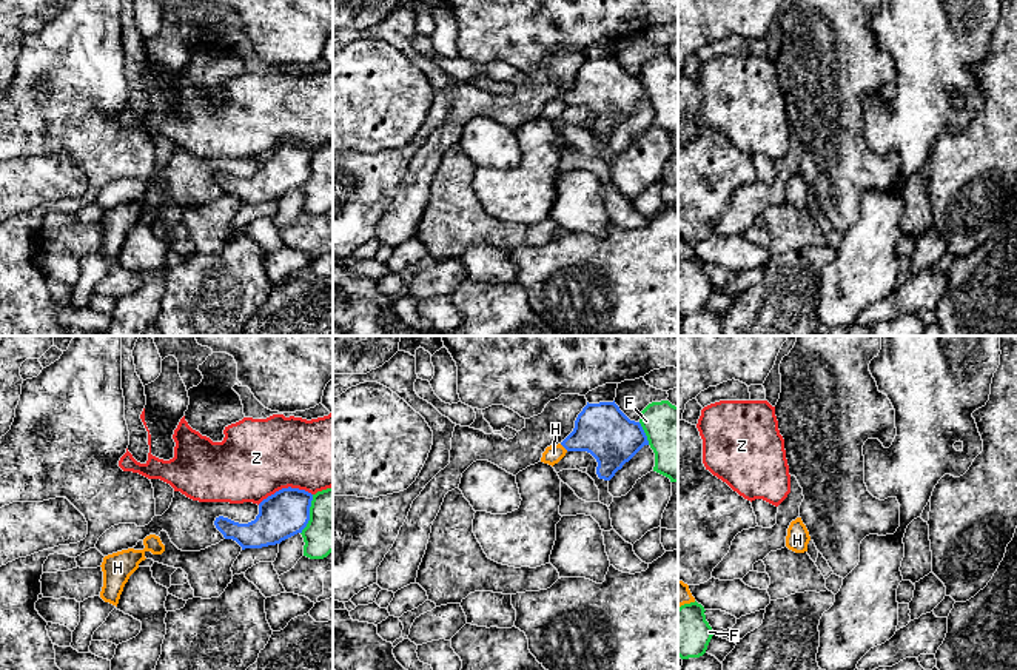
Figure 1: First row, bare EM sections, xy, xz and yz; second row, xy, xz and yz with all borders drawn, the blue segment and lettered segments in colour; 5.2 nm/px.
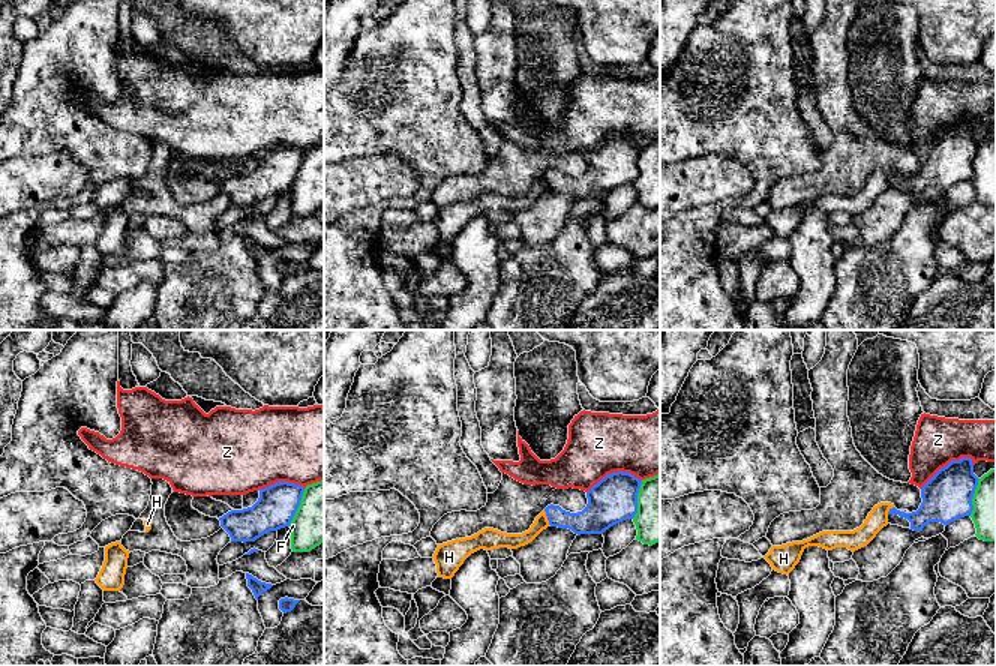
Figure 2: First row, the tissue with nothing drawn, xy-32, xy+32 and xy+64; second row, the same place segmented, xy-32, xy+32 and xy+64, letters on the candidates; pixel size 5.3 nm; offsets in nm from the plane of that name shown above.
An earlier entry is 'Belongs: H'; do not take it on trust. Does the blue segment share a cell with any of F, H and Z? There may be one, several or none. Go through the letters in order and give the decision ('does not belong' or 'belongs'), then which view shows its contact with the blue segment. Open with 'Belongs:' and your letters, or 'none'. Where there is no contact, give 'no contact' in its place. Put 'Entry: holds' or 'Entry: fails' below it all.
Belongs: none
F: does not belong | xy
H: does not belong | xz
Z: does not belong | xy
Entry: fails

